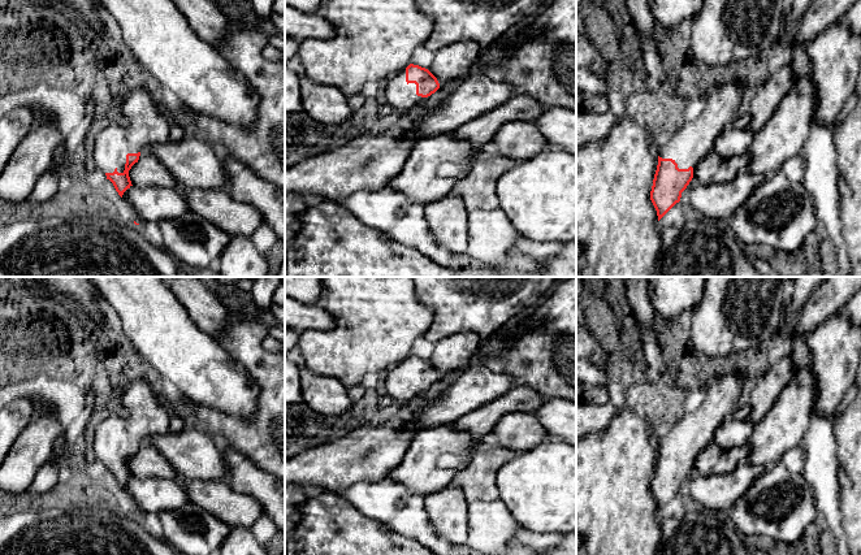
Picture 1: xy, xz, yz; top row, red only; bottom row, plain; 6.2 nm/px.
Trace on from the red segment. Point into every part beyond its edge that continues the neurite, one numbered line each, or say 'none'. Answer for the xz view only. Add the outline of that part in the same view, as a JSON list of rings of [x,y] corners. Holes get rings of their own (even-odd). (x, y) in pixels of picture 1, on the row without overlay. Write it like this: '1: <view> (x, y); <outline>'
1: xz (402, 387); [[[406,360],[398,363],[385,373],[385,390],[394,399],[397,406],[402,406],[425,389],[416,386],[416,376],[406,373]]]

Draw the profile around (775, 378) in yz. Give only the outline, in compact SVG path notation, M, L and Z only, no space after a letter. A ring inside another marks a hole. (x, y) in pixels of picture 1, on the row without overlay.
M789 355L770 367L758 380L750 395L748 420L760 422L773 407L779 393L793 378L793 363Z

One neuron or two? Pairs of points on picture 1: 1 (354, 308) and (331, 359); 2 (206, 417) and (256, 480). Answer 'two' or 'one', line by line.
1: one
2: two

